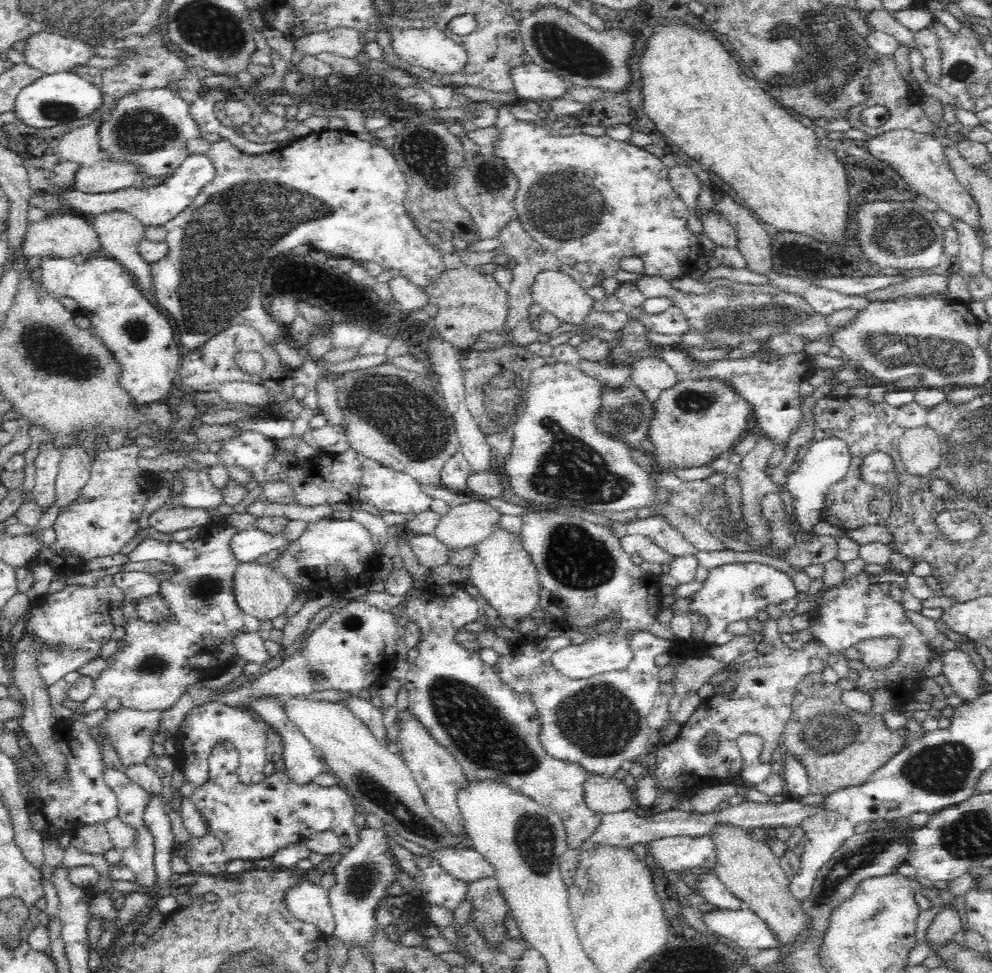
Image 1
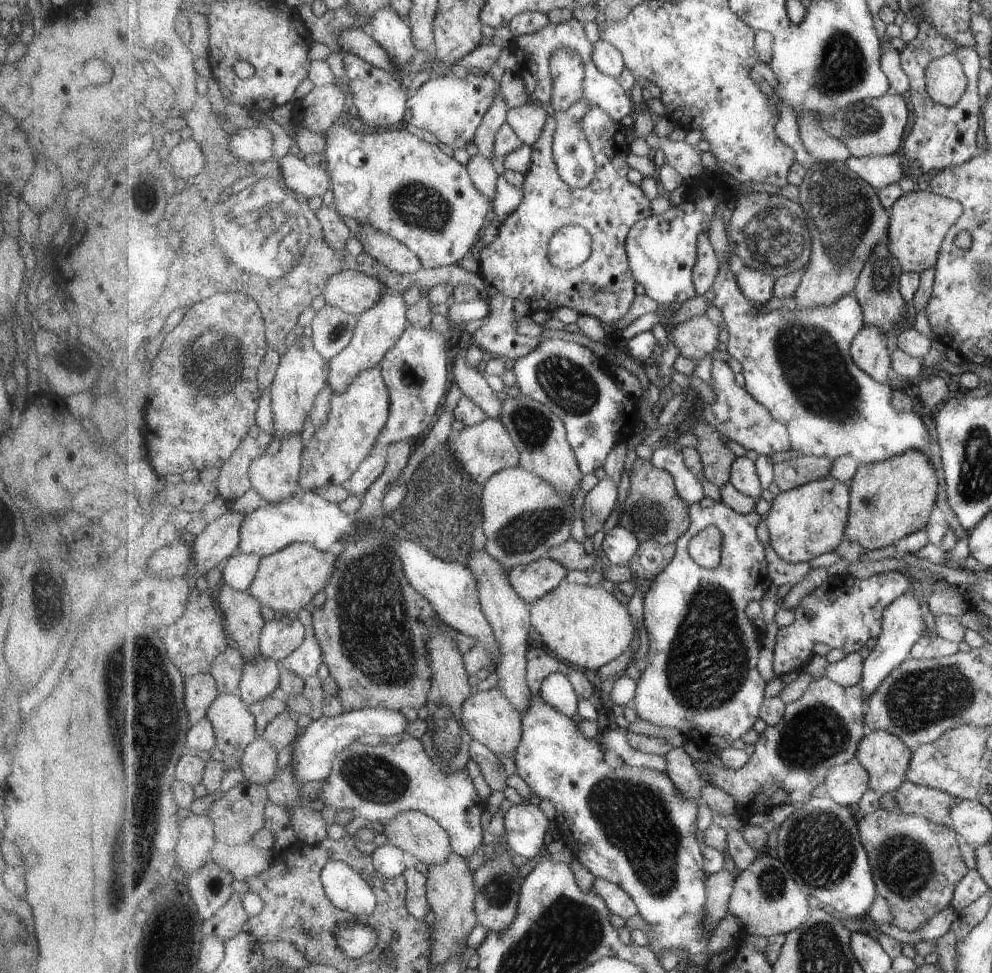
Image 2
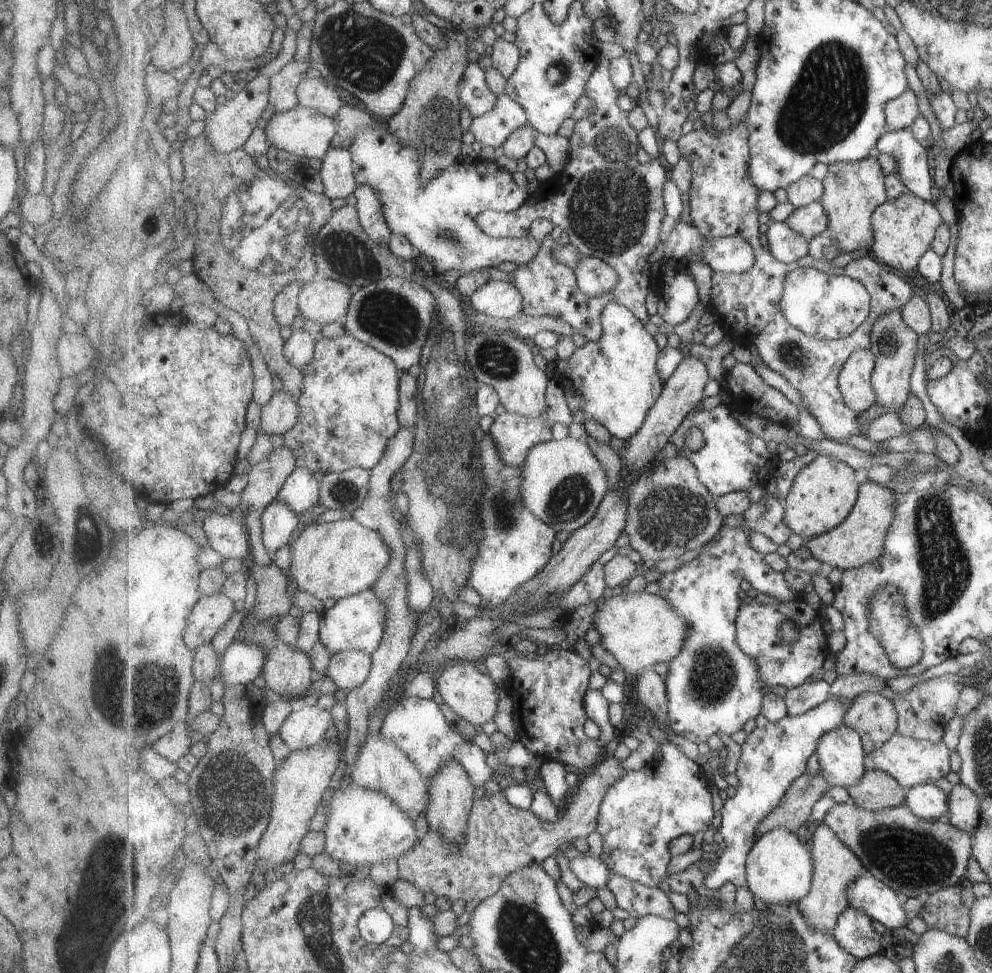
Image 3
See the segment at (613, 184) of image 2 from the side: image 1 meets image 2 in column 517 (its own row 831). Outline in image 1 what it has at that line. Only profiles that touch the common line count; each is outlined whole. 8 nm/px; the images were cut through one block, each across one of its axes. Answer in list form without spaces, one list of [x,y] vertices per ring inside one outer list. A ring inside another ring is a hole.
[[[216,742],[216,744],[214,744],[214,746],[212,746],[212,752],[210,753],[209,758],[207,759],[208,762],[208,777],[207,777],[207,784],[204,787],[200,787],[197,788],[191,796],[189,796],[190,801],[192,801],[192,803],[194,803],[194,805],[196,805],[196,809],[198,809],[198,812],[200,812],[200,814],[202,814],[202,816],[206,819],[207,822],[207,827],[208,827],[208,834],[206,834],[206,836],[204,836],[204,838],[200,838],[200,839],[196,839],[196,838],[192,838],[190,839],[190,848],[188,848],[188,850],[185,850],[185,848],[182,848],[182,850],[178,849],[178,847],[174,847],[174,851],[175,850],[179,850],[179,856],[182,857],[184,859],[184,861],[186,863],[188,863],[188,865],[190,865],[190,869],[189,872],[192,874],[205,874],[207,873],[208,875],[216,875],[216,874],[223,874],[226,871],[227,865],[232,861],[232,860],[239,860],[241,859],[246,865],[256,861],[257,859],[260,858],[269,858],[274,856],[274,854],[277,854],[281,849],[287,848],[290,845],[296,845],[297,843],[303,843],[303,840],[306,840],[308,838],[310,838],[310,836],[312,834],[316,834],[318,832],[326,832],[326,831],[332,831],[334,832],[334,835],[339,839],[339,842],[341,843],[341,846],[344,847],[349,847],[354,848],[354,846],[358,845],[358,842],[360,842],[360,831],[361,829],[358,828],[358,826],[356,825],[356,822],[354,822],[354,814],[358,811],[358,808],[356,806],[356,804],[354,804],[354,801],[352,800],[352,797],[350,797],[350,794],[348,794],[348,791],[346,791],[346,789],[344,789],[344,787],[340,787],[339,785],[336,786],[331,786],[331,787],[323,787],[323,786],[318,786],[317,784],[314,783],[310,783],[307,784],[306,786],[298,786],[296,785],[296,783],[292,782],[292,779],[288,779],[288,777],[286,777],[286,771],[280,771],[280,772],[274,772],[272,773],[269,777],[265,777],[264,779],[262,779],[258,784],[252,785],[252,786],[246,786],[244,784],[242,784],[242,782],[239,781],[239,775],[237,774],[237,770],[239,768],[239,759],[238,759],[239,753],[237,752],[237,748],[231,743],[231,742]]]

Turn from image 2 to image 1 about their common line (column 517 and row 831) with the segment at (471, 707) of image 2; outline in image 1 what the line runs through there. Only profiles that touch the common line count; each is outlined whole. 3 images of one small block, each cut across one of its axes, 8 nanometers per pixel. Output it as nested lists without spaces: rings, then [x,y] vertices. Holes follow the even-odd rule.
[[[718,822],[710,828],[709,838],[714,842],[715,849],[715,866],[712,872],[726,886],[726,889],[734,896],[740,898],[745,904],[745,908],[754,912],[768,924],[777,936],[780,945],[792,944],[796,936],[807,926],[807,917],[801,908],[801,902],[796,901],[794,895],[790,893],[789,885],[791,880],[787,879],[784,870],[777,862],[772,850],[767,842],[756,839],[747,829],[736,826],[728,822]]]

